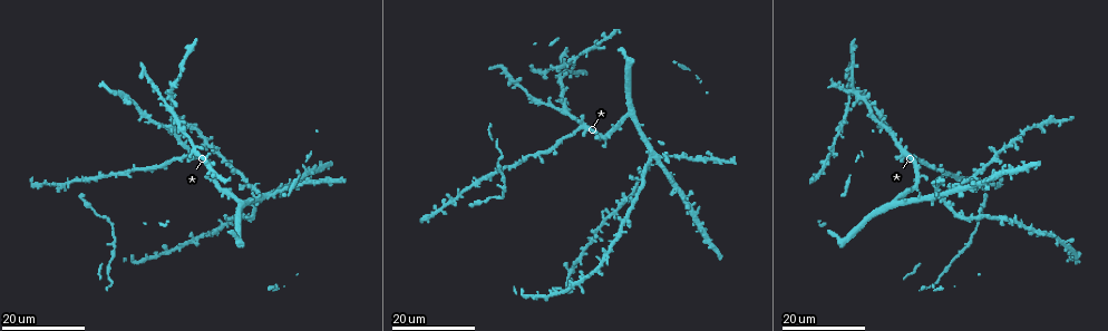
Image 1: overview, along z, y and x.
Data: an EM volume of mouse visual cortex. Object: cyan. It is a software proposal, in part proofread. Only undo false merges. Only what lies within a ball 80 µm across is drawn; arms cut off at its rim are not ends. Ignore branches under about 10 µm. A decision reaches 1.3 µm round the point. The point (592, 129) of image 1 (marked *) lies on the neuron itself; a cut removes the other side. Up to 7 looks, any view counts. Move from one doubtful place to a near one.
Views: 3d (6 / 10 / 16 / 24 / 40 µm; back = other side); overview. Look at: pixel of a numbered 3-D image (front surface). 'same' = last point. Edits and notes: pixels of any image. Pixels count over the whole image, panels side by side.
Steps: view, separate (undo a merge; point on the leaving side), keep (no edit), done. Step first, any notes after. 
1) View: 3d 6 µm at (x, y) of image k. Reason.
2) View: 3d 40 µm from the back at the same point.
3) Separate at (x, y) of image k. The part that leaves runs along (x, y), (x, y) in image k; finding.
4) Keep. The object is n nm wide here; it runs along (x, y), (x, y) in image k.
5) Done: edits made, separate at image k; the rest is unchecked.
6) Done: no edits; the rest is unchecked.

View: 3d 16 µm at (559, 68) of image 1. Two arms in line, one across.

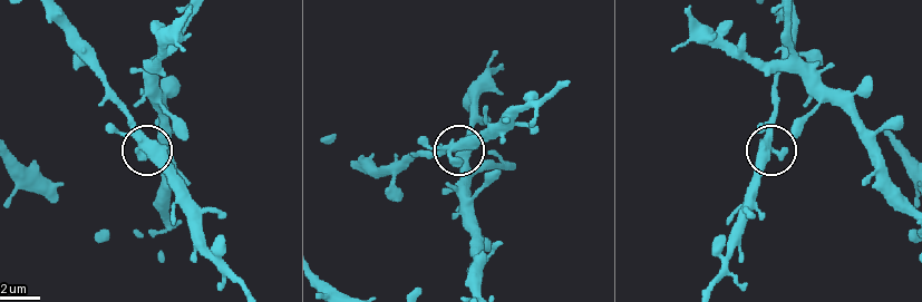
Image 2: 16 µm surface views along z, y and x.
View: 3d 6 µm at (150, 155) of image 2.

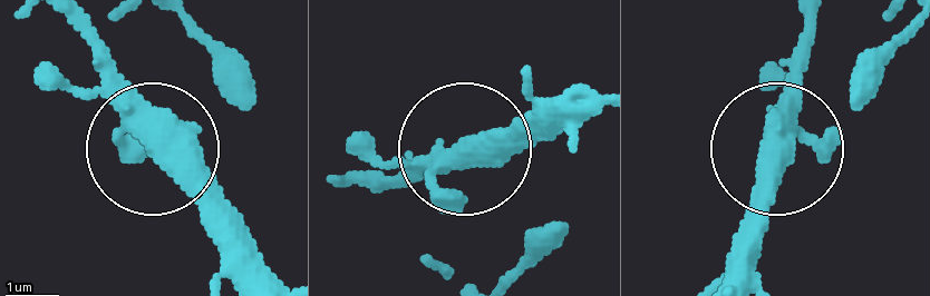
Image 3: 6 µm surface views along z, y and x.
Keep. All the same neuron.

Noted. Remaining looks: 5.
View: 3d 16 µm at (692, 219) of image 1.

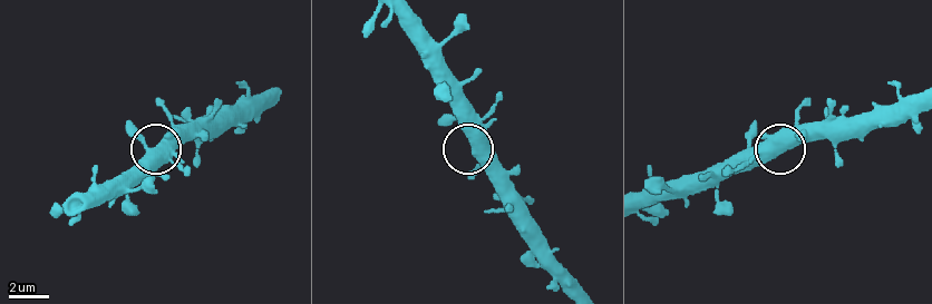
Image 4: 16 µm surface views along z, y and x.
View: 3d 6 µm at (475, 151) of image 4.

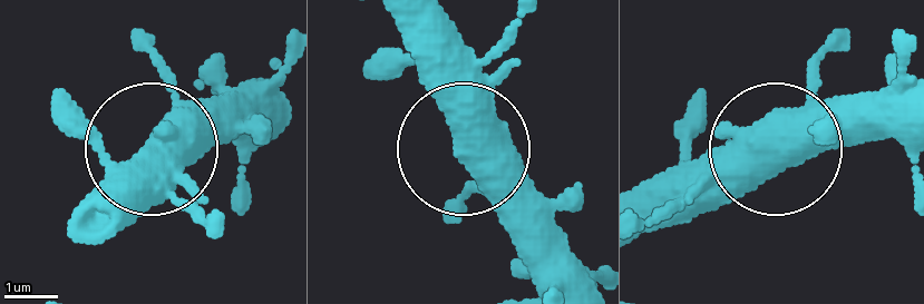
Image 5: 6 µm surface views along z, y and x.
Keep. The object is 620 nm wide here; continuous, no second neuron.

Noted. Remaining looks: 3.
View: 3d 16 µm at (271, 193) of image 1. Three arms meet.

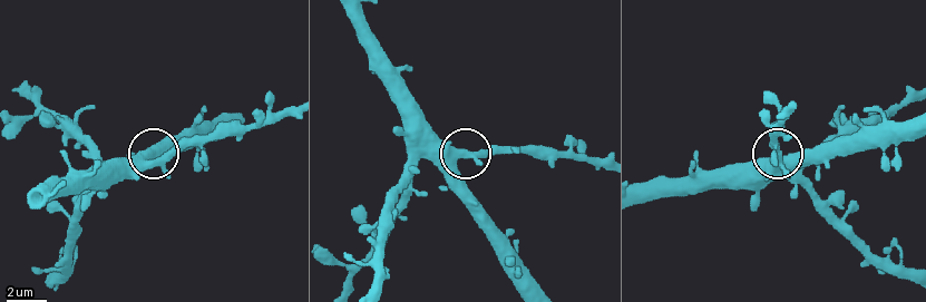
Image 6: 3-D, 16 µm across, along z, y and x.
View: 3d 6 µm at (151, 162) of image 6.

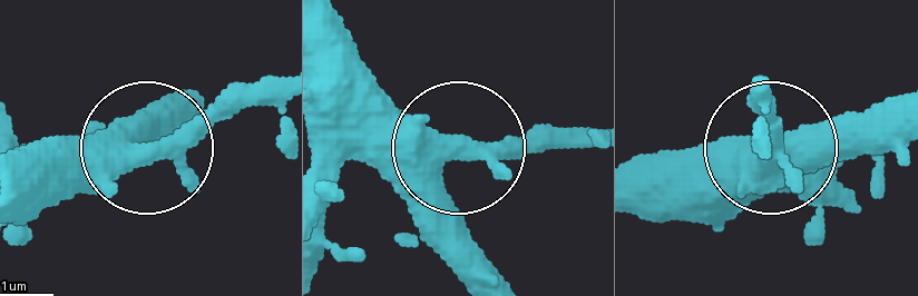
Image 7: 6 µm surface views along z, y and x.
Keep. The object is 420 nm wide here; one neuron here.

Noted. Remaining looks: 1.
Done: no edits; the rest is unchecked.

